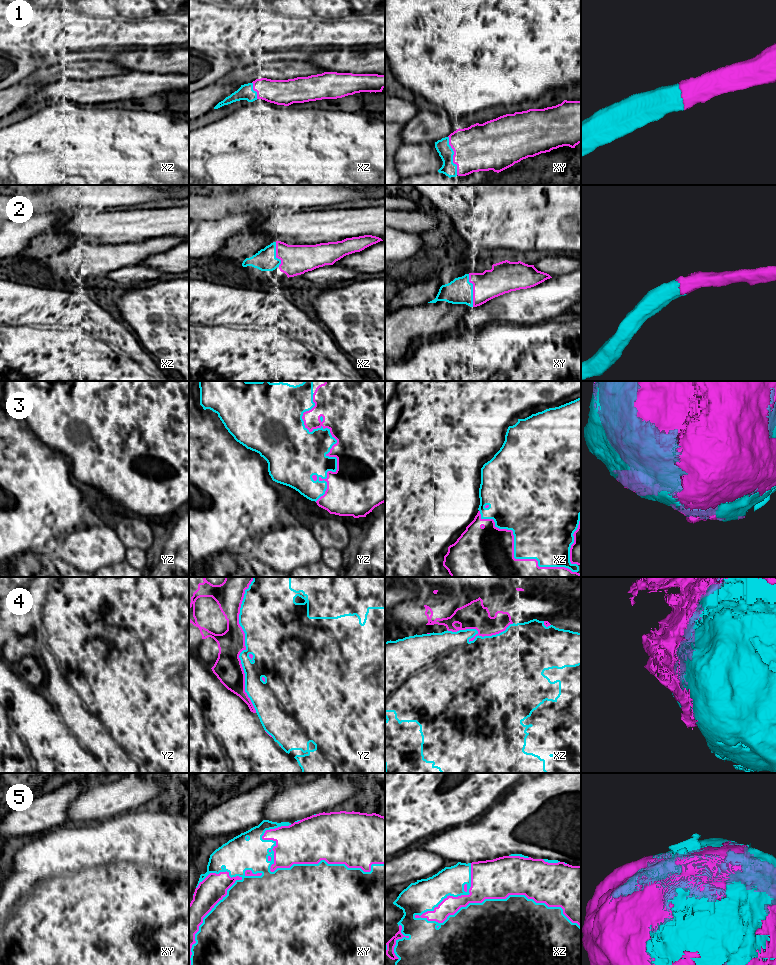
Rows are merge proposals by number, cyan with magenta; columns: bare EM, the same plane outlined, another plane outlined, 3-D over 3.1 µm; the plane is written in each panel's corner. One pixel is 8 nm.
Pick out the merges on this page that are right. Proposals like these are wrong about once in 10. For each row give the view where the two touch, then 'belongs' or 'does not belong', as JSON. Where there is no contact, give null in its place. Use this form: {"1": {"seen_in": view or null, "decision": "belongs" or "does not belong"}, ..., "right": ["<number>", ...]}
{"1": {"seen_in": "xy", "decision": "belongs"}, "2": {"seen_in": "xy", "decision": "belongs"}, "3": {"seen_in": "yz", "decision": "belongs"}, "4": {"seen_in": "yz", "decision": "belongs"}, "5": {"seen_in": "xz", "decision": "belongs"}, "right": ["1", "2", "3", "4", "5"]}

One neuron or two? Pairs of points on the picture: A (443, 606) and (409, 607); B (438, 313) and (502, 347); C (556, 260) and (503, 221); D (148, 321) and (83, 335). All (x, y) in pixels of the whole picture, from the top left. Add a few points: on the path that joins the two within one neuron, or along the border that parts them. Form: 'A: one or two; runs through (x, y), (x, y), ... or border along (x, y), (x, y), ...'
A: one; runs through (435, 601), (420, 601), (417, 604)
B: two; border along (455, 330), (433, 338)
C: two; border along (551, 252), (567, 253), (570, 255)
D: two; border along (132, 330), (145, 350)

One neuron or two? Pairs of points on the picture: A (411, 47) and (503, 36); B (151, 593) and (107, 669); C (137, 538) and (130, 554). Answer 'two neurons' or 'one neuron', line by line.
A: one neuron
B: one neuron
C: two neurons

